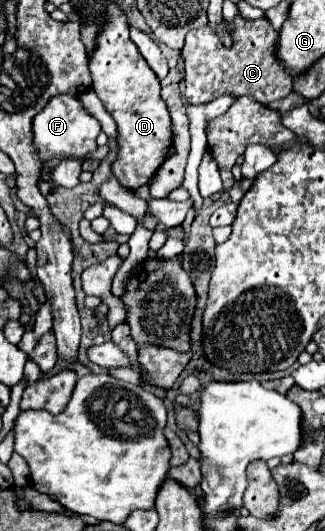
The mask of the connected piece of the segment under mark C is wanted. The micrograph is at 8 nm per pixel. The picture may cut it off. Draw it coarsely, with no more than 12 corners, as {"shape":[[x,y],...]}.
{"shape":[[266,18],[186,34],[186,98],[262,104],[292,92]]}

